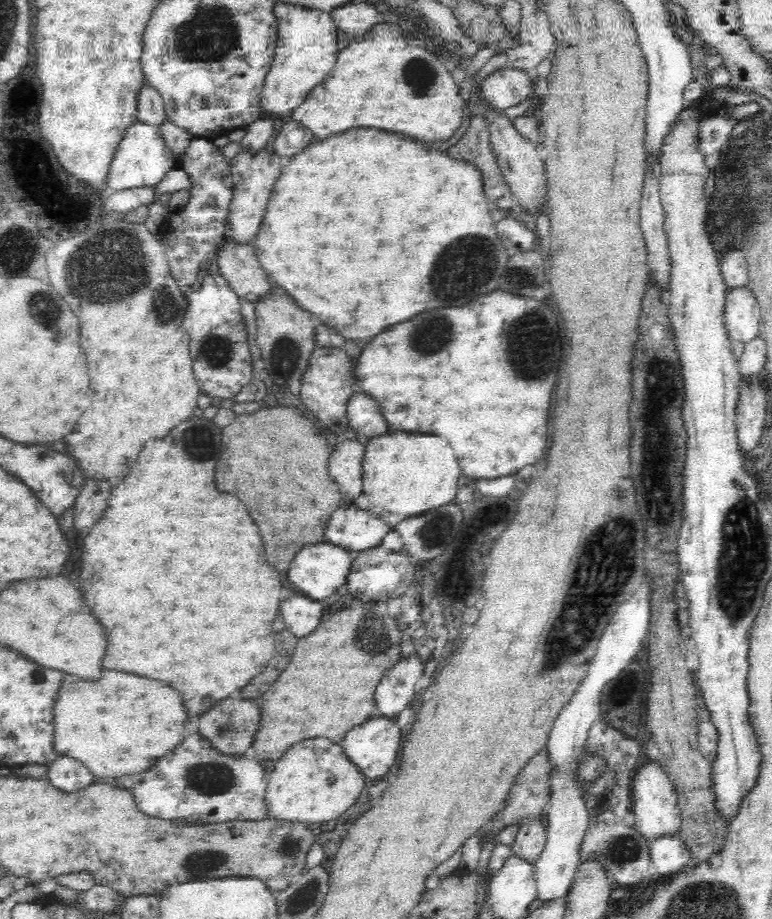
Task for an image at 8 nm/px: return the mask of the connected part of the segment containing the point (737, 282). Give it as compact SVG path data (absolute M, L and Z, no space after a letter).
M732 250L720 259L720 273L727 295L744 291L749 284L749 271L743 250Z

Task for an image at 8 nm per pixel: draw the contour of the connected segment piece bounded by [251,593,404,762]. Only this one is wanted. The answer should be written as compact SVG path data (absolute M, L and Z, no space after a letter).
M335 593L324 601L320 626L312 634L300 638L290 666L278 678L274 688L262 696L259 710L262 720L251 745L258 762L278 760L280 754L287 752L292 744L310 738L326 738L332 744L341 744L352 728L364 724L375 715L375 702L372 702L374 688L390 668L404 659L400 651L401 641L398 642L402 640L401 633L396 632L394 621L385 613L386 604L362 604L359 600L350 598L349 594Z

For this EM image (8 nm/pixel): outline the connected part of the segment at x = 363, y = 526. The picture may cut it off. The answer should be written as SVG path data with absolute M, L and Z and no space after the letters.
M340 508L332 514L326 526L324 542L340 548L350 546L360 550L378 545L388 530L389 524L377 512Z

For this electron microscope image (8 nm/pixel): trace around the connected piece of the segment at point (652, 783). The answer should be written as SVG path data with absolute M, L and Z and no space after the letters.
M655 758L650 764L645 764L639 769L634 780L634 803L635 803L635 829L642 838L652 845L656 840L672 838L679 834L682 824L681 809L673 784L663 772Z

